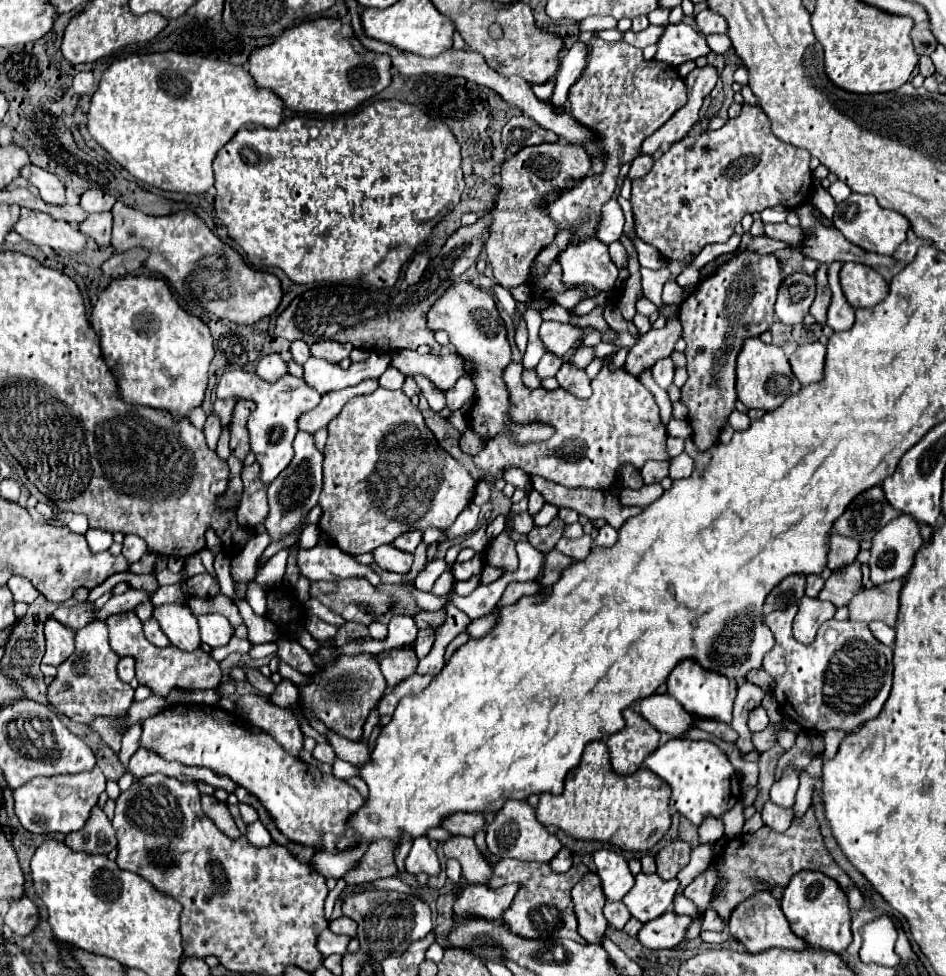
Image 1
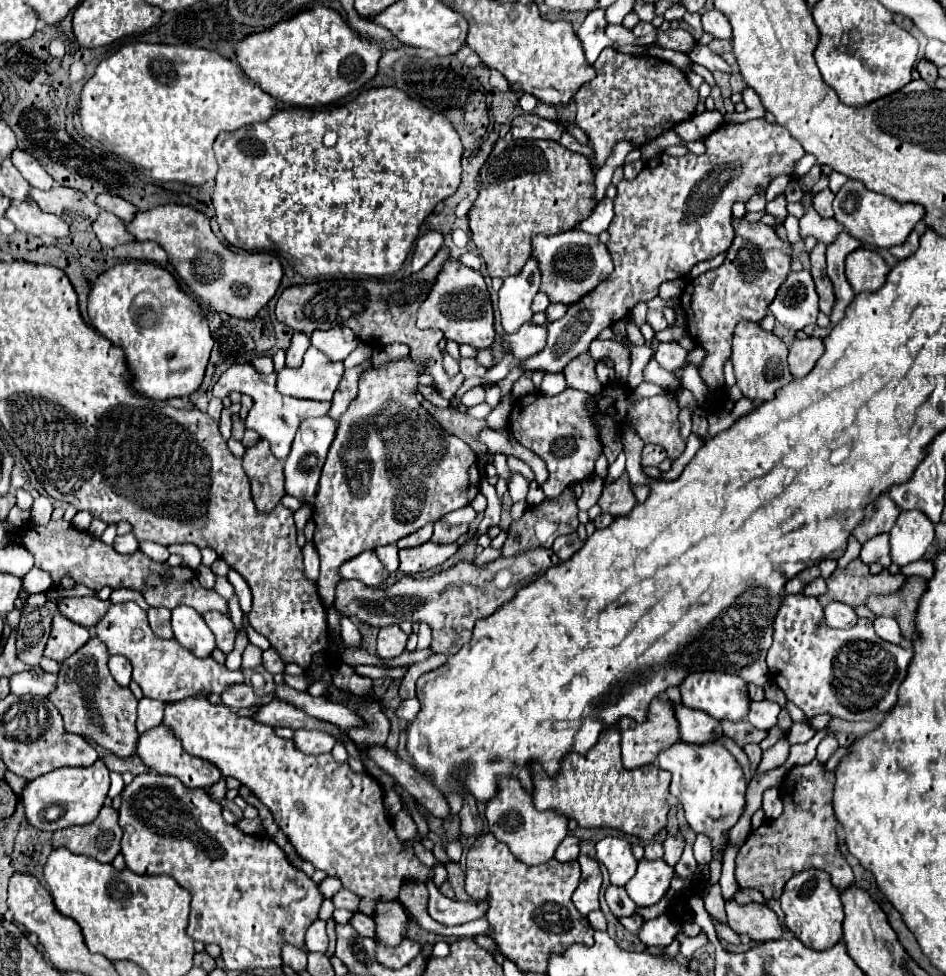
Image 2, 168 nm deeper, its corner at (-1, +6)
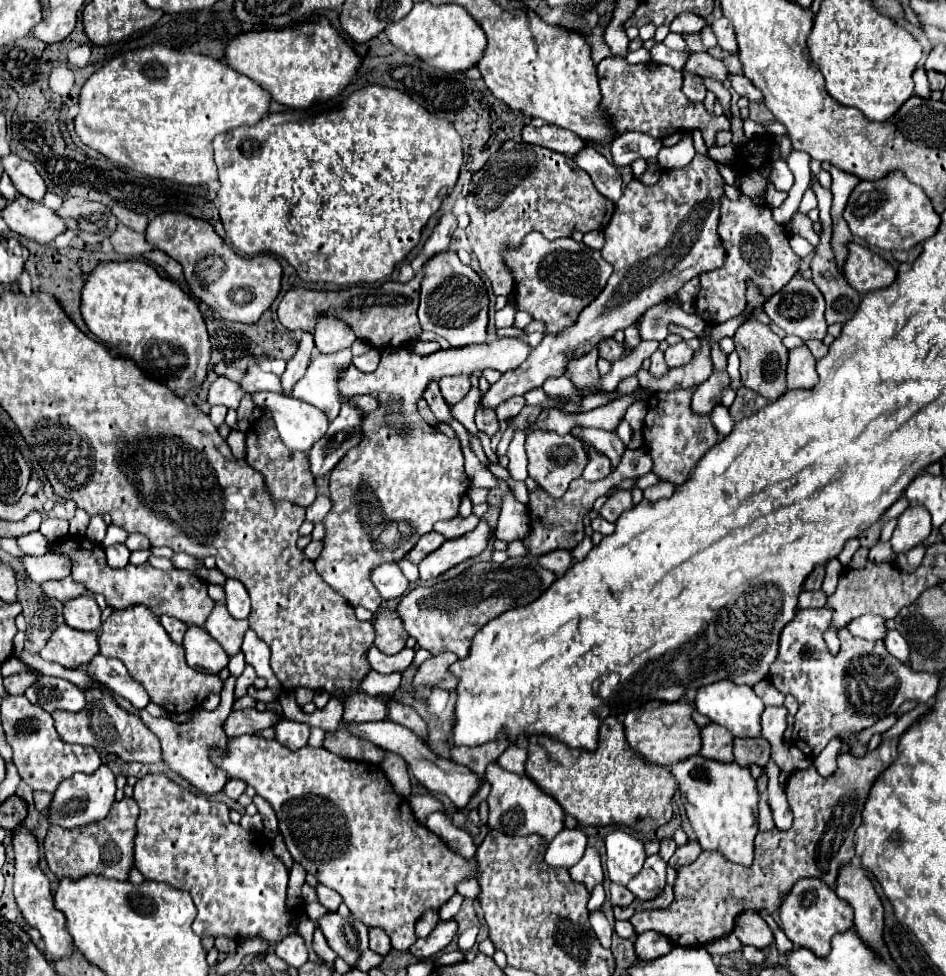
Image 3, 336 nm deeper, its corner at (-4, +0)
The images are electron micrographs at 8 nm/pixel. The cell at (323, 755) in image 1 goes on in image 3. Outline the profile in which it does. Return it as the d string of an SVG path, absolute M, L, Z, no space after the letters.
M282 718L280 724L276 724L274 728L276 728L276 740L290 750L300 750L308 744L308 738L310 738L310 726L308 724Z

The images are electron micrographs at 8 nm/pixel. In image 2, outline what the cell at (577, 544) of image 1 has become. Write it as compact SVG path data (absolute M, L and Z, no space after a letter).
M573 532L573 534L565 534L565 536L559 536L555 542L553 542L553 552L561 558L561 560L569 560L579 548L583 546L583 542L579 540L579 536Z

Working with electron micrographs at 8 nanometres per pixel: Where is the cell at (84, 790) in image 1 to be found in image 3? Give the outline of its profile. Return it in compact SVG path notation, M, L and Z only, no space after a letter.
M102 764L94 774L74 774L58 784L48 806L48 822L62 828L80 828L92 822L100 822L110 812L110 806L114 804L114 794L114 774L108 766Z

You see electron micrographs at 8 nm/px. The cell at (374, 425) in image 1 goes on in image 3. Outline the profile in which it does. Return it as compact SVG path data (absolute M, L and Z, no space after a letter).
M498 338L492 344L470 344L464 348L448 348L428 356L412 354L406 348L384 348L382 360L374 372L364 374L352 364L348 366L348 370L344 370L342 382L338 382L342 398L348 398L352 394L370 394L378 400L378 408L370 414L364 414L362 418L360 444L350 448L330 474L328 488L330 488L332 508L324 518L326 536L322 538L322 552L318 560L314 560L316 570L318 574L322 574L324 582L338 594L342 594L348 604L352 604L354 608L364 606L366 610L374 612L380 606L382 598L370 584L370 568L404 558L406 552L410 552L410 548L414 548L414 544L420 540L420 536L428 534L438 520L456 518L460 502L470 488L470 480L464 470L464 454L458 438L448 438L434 426L426 424L424 418L418 414L416 402L424 396L428 384L444 376L470 374L470 372L480 372L484 368L508 372L518 368L526 360L526 356L530 356L530 352L532 346L520 338Z

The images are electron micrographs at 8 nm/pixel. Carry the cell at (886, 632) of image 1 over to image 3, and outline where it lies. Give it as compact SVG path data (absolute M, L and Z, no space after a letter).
M888 630L884 636L884 644L892 656L896 656L898 660L904 660L904 662L908 660L908 644L902 638L902 634L898 634L896 630Z

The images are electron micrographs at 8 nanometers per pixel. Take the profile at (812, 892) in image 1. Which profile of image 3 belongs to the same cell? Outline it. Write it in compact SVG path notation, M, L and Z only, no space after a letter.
M806 878L794 884L794 888L784 898L780 912L782 912L780 914L782 930L792 940L792 944L808 948L816 956L828 956L834 934L852 928L852 908L844 900L840 900L836 892L818 878Z

